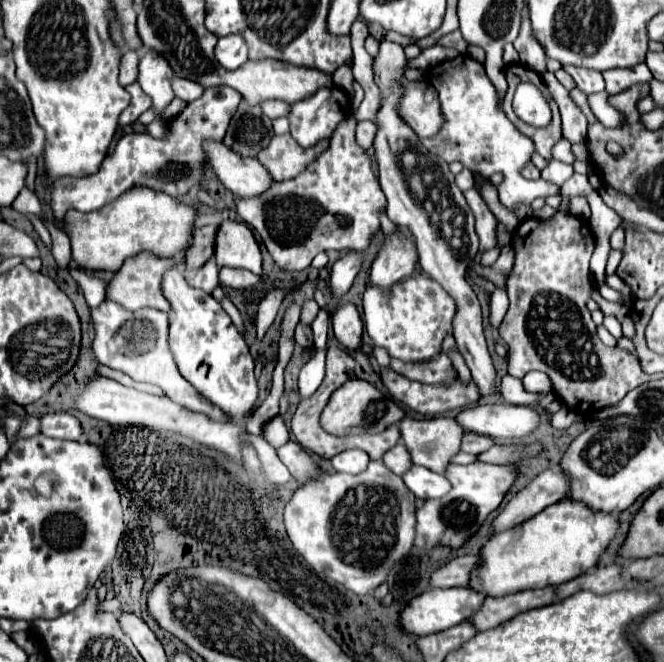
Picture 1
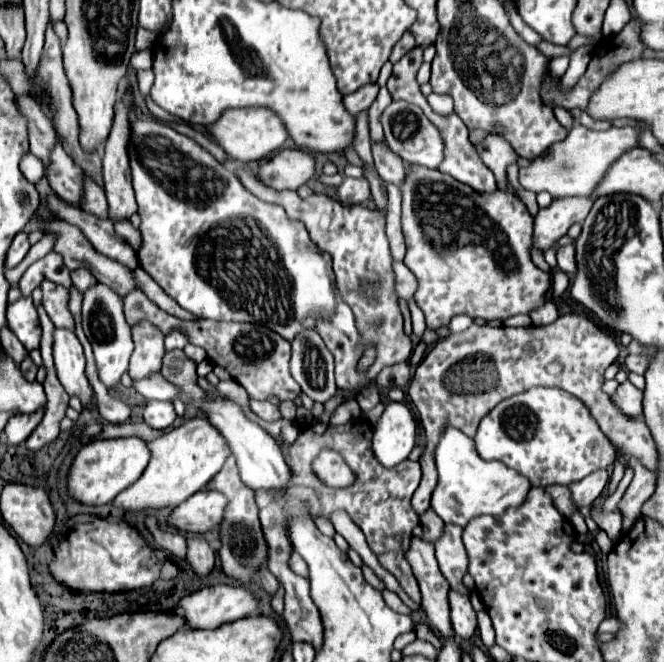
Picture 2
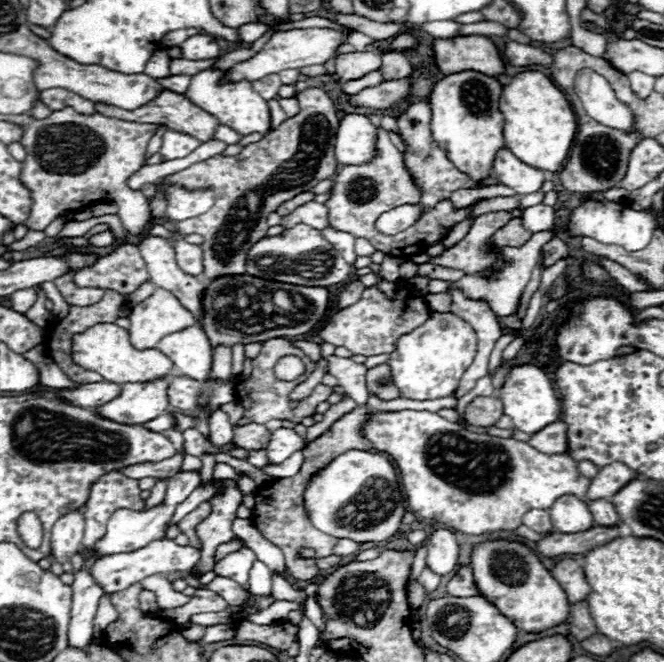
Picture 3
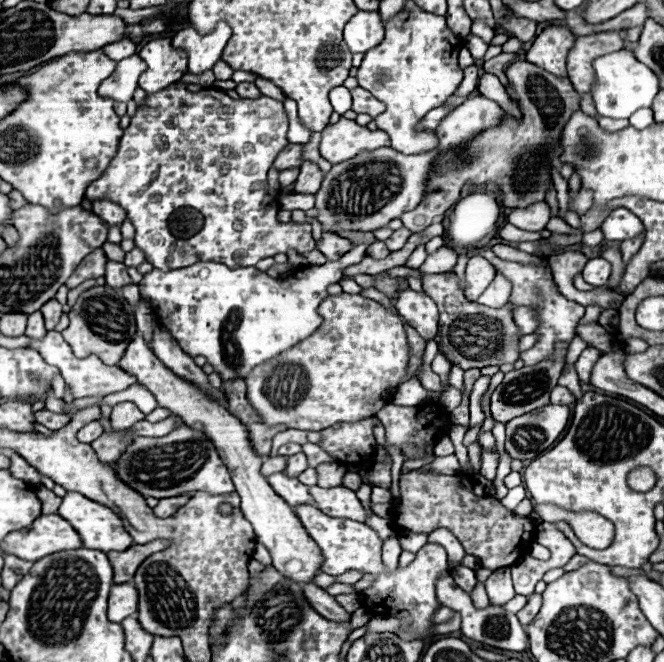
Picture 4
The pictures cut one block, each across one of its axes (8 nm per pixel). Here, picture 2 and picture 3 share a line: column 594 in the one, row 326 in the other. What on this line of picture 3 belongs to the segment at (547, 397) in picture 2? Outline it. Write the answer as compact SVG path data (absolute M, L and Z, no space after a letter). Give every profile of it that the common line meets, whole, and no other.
M434 312L416 332L402 336L398 340L396 352L390 354L390 368L392 368L392 382L400 388L404 398L412 400L432 400L450 396L462 374L468 370L476 356L476 334L468 322L450 314Z

